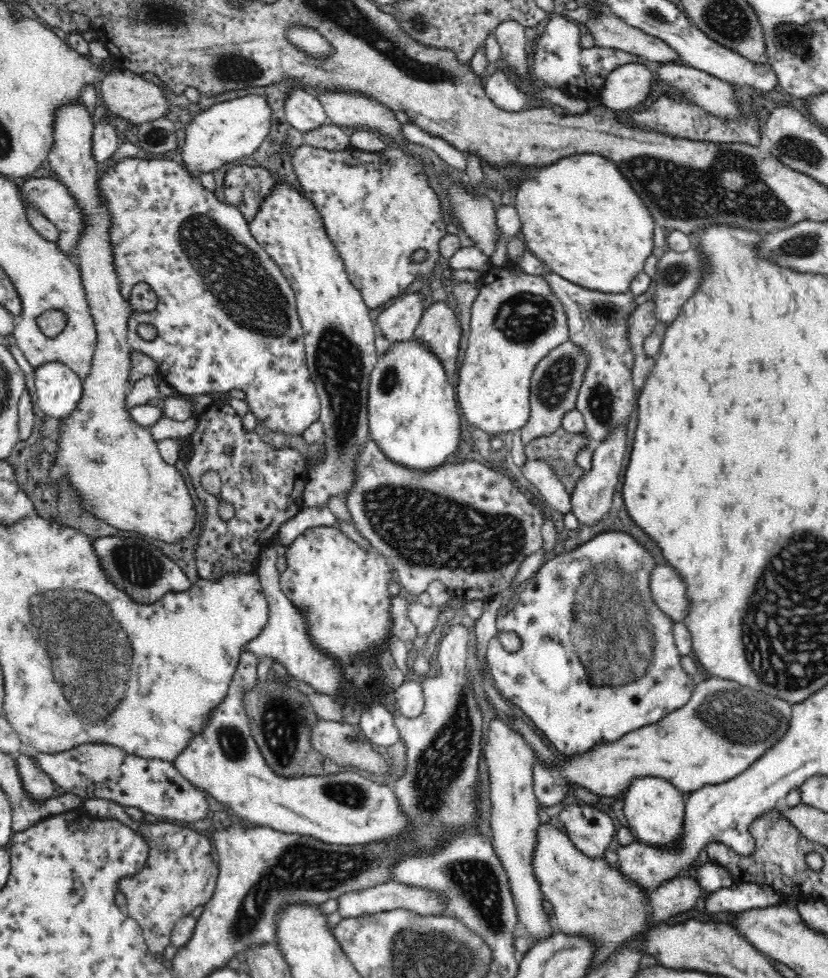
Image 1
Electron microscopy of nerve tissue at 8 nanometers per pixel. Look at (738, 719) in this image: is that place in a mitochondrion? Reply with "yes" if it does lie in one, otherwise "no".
yes

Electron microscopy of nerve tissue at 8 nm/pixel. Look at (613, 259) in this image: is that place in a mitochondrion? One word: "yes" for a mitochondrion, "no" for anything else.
no

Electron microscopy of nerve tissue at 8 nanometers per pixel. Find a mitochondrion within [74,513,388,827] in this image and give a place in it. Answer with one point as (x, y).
(283, 723)

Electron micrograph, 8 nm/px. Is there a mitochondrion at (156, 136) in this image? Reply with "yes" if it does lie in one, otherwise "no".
yes

